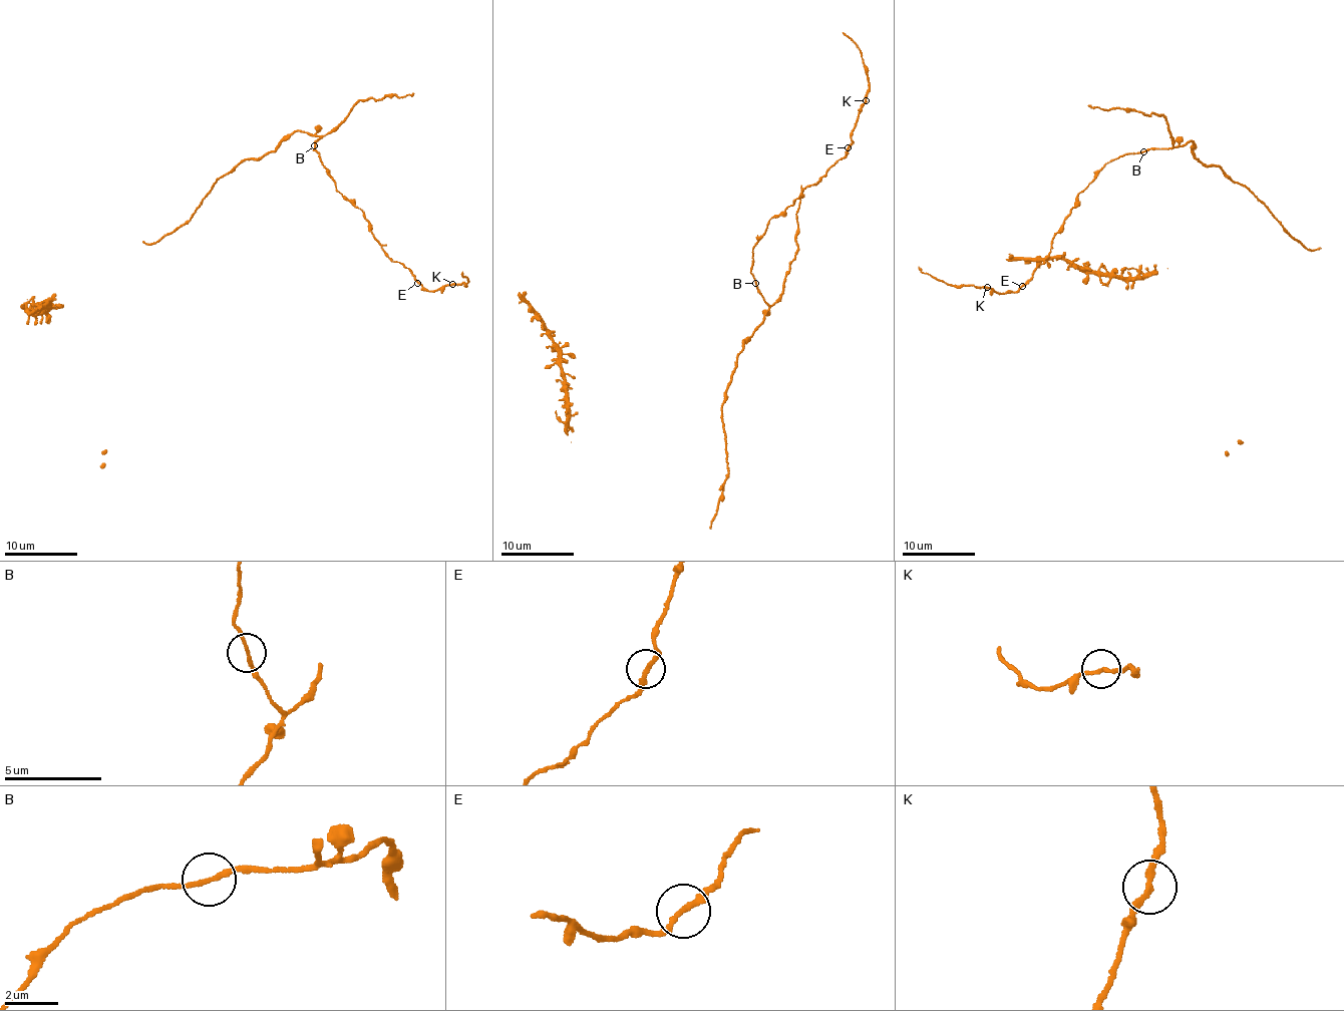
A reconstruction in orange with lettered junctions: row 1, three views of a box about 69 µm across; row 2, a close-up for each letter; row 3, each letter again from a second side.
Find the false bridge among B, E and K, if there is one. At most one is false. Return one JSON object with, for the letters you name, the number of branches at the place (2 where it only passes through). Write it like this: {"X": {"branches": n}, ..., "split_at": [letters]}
{"K": {"branches": 2}, "split_at": ["K"]}

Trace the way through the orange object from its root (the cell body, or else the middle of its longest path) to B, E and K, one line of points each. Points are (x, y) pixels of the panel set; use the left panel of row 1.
B: (232, 171), (247, 159), (255, 160), (268, 154), (297, 130), (321, 136), (315, 145)
E: (232, 171), (297, 130), (321, 136), (314, 148), (337, 191), (363, 213), (387, 256), (417, 283)
K: (232, 171), (297, 130), (321, 136), (314, 149), (387, 256), (422, 289), (452, 284)

